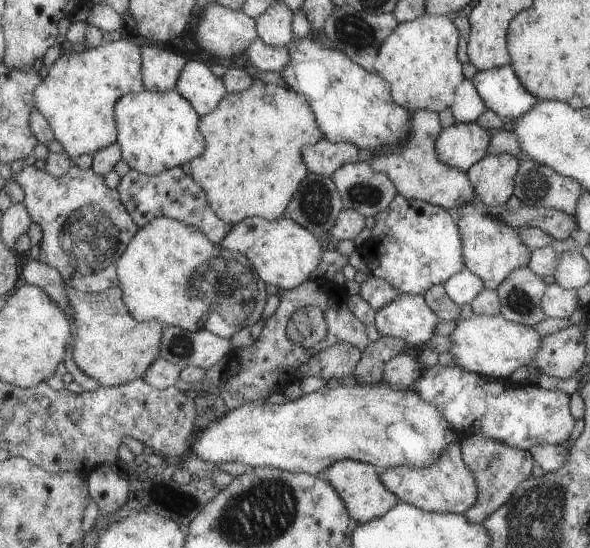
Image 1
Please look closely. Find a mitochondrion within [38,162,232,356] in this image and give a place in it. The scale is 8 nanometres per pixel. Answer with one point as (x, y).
(87, 244)

